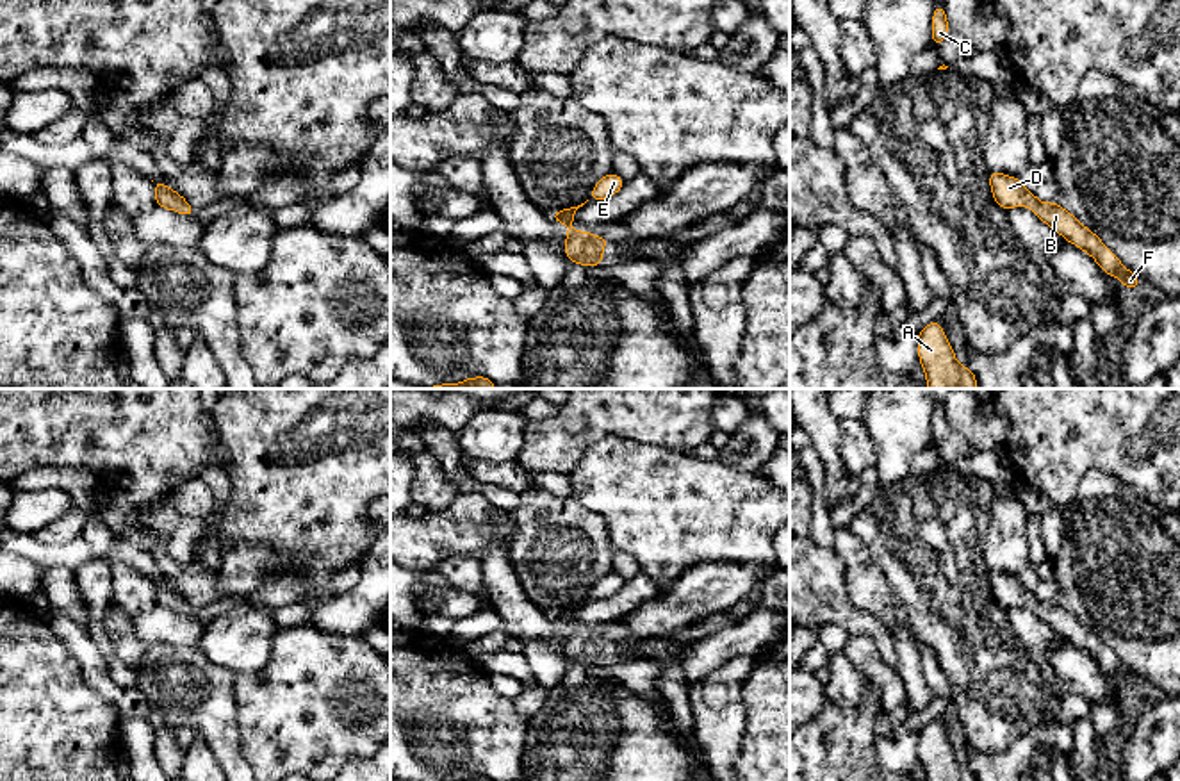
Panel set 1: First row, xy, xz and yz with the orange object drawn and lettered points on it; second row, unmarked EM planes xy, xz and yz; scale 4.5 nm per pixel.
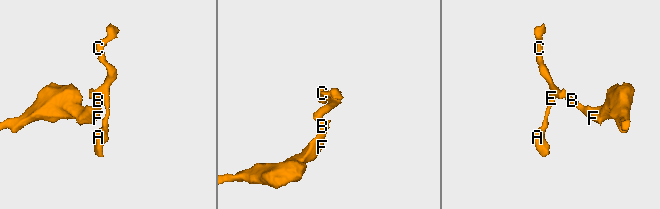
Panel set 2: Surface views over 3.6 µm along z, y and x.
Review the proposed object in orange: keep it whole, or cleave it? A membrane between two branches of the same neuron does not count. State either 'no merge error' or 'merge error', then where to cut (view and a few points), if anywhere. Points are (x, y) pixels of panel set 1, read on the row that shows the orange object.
no merge error | no cut

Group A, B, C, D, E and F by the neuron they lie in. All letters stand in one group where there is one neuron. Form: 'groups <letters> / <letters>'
groups A B C D E F

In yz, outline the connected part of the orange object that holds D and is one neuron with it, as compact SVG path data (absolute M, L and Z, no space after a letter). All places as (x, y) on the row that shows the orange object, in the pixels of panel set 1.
M989 171L989 185L995 201L1002 209L1030 207L1034 214L1062 239L1089 253L1103 273L1116 276L1125 287L1135 289L1143 282L1128 271L1119 259L1100 241L1096 234L1086 228L1073 214L1055 201L1043 203L1034 193L1028 193L1016 177Z

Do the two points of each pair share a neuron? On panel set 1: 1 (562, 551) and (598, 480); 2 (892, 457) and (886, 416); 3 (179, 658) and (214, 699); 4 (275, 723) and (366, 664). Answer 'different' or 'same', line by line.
1: different
2: same
3: same
4: same

